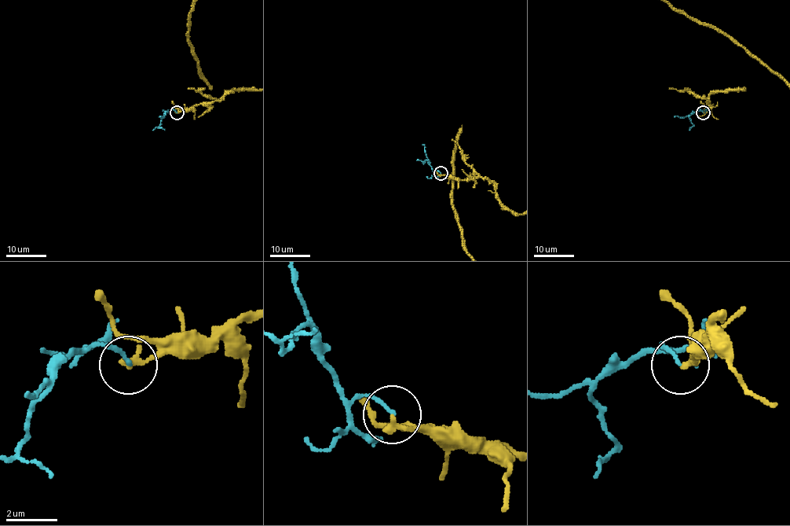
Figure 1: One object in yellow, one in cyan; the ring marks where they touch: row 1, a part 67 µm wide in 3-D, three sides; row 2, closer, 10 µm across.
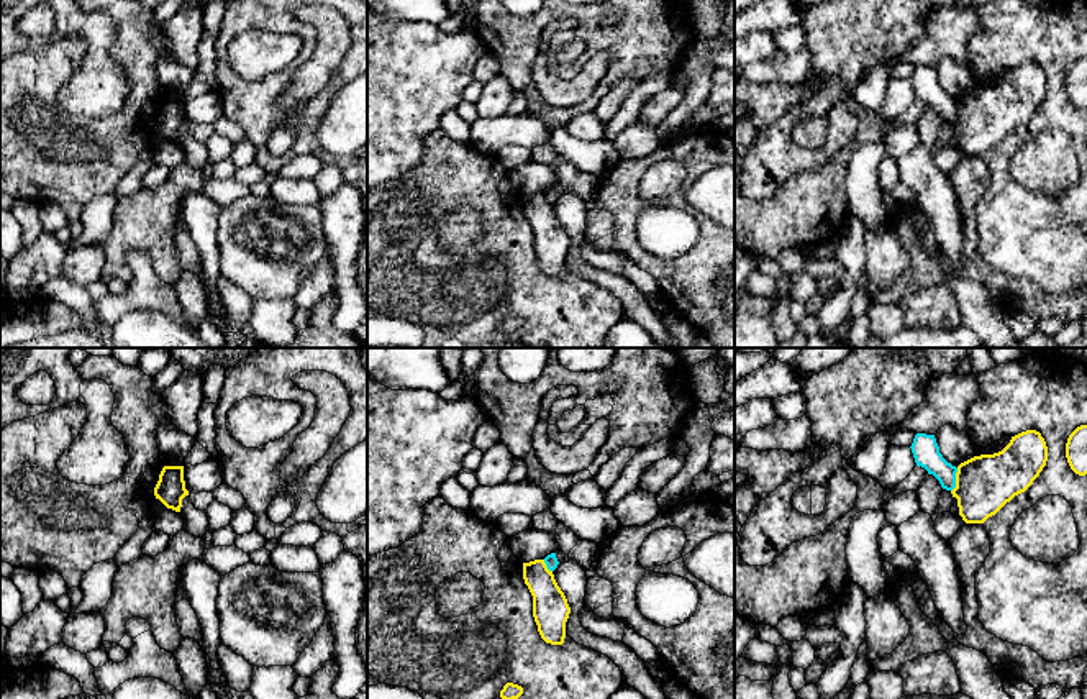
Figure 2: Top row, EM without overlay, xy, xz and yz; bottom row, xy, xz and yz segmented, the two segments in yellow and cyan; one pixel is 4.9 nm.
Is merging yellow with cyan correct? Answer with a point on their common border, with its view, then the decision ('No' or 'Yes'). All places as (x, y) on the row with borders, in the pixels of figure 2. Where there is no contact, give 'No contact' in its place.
Touches yellow at yz (956, 479). No

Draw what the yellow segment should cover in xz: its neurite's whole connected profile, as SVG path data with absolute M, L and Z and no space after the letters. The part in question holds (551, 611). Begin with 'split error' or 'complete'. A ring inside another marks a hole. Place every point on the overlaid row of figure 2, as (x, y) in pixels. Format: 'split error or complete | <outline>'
complete | M544 560L523 563L523 579L533 596L533 617L546 643L562 645L571 607Z

